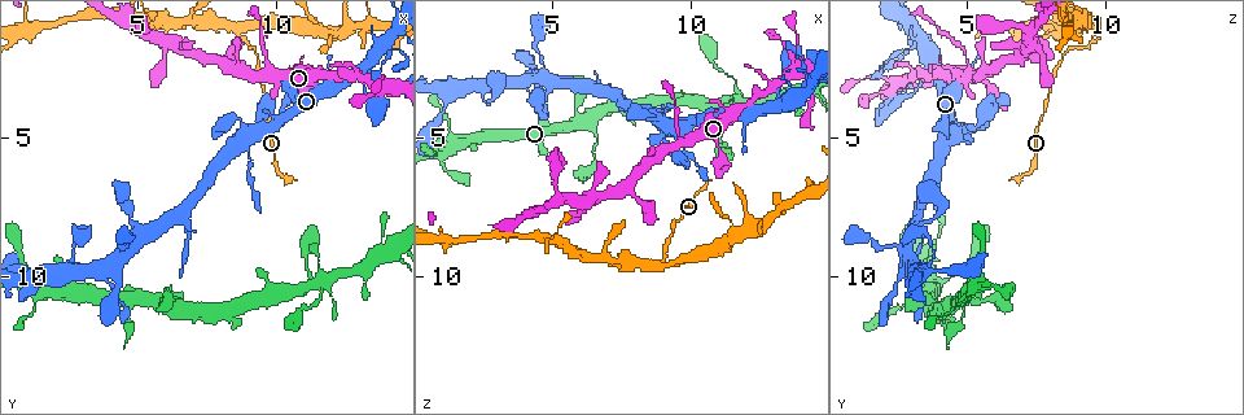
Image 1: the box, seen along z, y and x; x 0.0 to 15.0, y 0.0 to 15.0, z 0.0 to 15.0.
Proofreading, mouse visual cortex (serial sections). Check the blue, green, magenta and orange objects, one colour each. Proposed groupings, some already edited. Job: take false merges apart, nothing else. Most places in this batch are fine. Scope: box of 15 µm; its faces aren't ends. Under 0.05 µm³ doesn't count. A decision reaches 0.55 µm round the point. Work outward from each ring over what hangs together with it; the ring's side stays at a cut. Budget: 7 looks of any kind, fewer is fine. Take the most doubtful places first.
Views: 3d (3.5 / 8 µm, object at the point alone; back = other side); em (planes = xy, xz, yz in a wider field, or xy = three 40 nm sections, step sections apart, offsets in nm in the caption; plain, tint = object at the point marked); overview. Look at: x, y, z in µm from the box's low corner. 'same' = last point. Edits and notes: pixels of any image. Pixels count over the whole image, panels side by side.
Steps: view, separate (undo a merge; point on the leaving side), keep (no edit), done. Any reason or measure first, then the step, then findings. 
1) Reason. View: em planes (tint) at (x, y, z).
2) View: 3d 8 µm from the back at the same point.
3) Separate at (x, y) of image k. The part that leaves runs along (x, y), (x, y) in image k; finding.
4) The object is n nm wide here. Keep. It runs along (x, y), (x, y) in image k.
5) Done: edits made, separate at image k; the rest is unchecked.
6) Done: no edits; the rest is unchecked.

A fork. View: 3d 3.5 µm at (8.5, 1.2, 9.6).

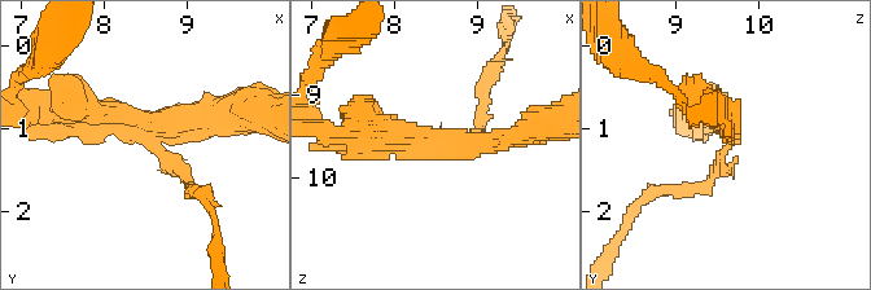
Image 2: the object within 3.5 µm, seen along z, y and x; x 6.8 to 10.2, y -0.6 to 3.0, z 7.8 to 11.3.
3 arms meet here; the arms are 150, 250, 300 nm wide. View: em xy step 3 (tint) at (8.55, 1.10, 9.65).

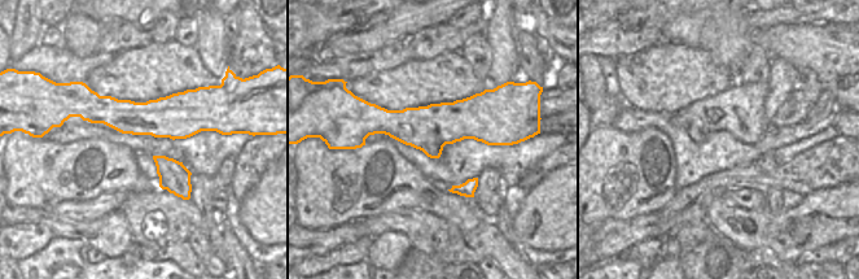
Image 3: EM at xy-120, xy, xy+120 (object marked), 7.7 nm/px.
Keep. One cell here.

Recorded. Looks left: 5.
Sharp bend. View: 3d 8 µm at (14.4, 9.1, 3.1).

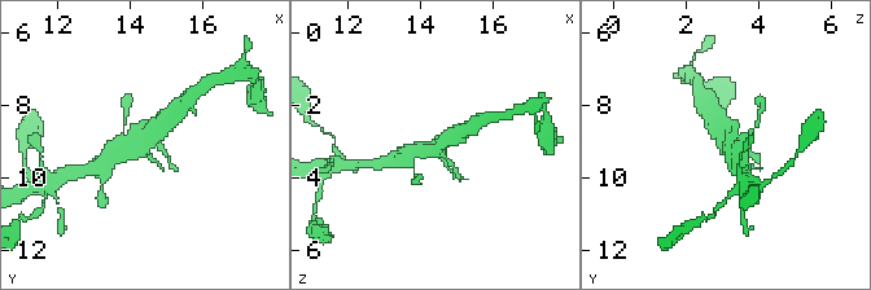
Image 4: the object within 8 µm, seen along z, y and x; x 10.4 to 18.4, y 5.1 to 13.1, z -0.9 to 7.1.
View: 3d 3.5 µm at (14.3, 9.2, 3.2).

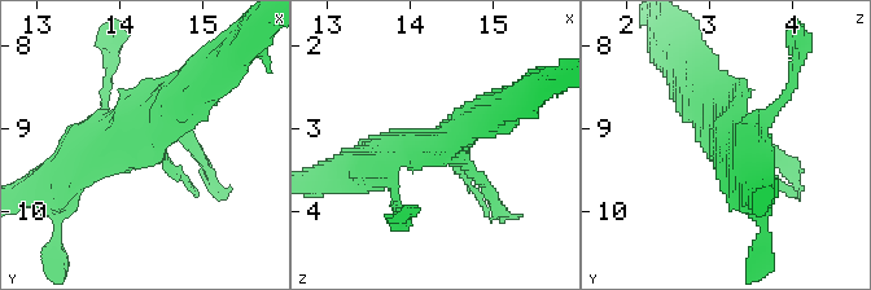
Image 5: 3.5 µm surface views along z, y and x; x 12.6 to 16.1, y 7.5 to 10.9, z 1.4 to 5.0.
View: em xy step 1 (tint) at (14.35, 9.10, 3.15).

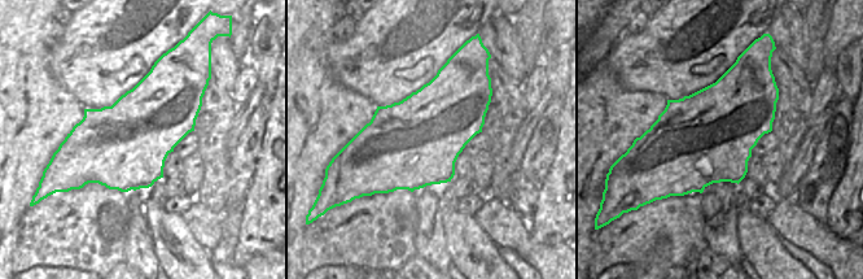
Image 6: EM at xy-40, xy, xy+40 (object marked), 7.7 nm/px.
Keep. It runs along (71, 163), (150, 140), (198, 77) in image 5; continuous, no second cell.

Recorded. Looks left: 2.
Done: no edits; the rest is unchecked.

